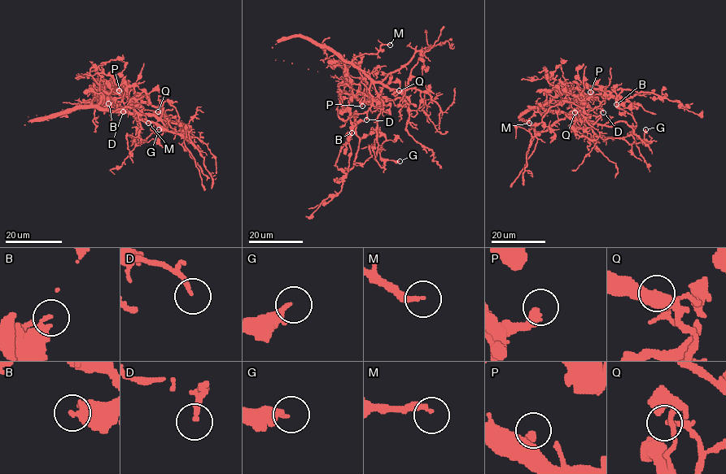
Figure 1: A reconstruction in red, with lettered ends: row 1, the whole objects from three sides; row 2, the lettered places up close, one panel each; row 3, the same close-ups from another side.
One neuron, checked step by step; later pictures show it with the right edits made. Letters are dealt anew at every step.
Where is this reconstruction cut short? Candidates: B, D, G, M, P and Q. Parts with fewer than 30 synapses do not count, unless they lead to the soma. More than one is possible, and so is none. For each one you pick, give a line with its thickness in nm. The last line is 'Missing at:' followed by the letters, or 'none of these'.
D: Thickness 180 nm
M: Thickness 240 nm
P: Thickness 320 nm
Missing at: D, M, P

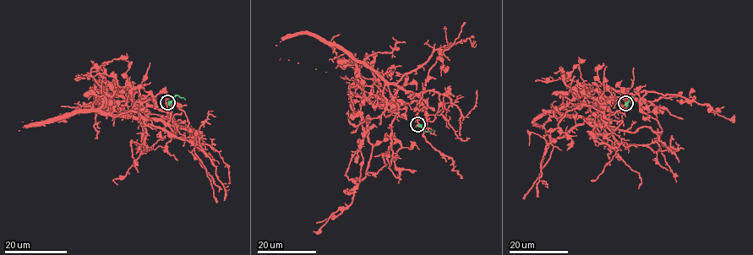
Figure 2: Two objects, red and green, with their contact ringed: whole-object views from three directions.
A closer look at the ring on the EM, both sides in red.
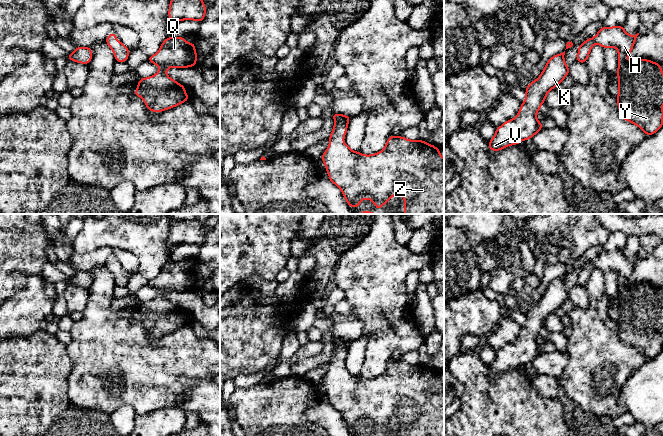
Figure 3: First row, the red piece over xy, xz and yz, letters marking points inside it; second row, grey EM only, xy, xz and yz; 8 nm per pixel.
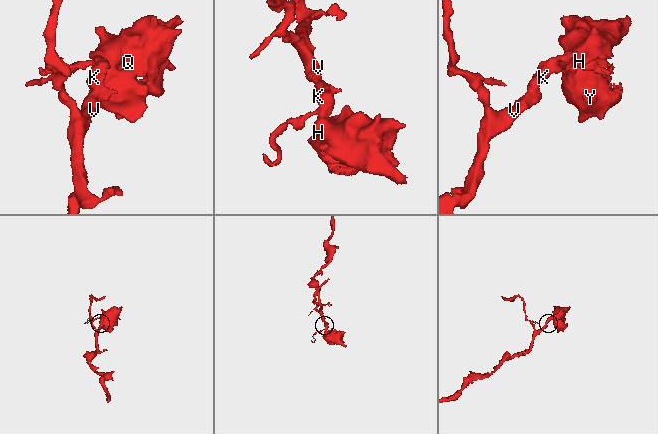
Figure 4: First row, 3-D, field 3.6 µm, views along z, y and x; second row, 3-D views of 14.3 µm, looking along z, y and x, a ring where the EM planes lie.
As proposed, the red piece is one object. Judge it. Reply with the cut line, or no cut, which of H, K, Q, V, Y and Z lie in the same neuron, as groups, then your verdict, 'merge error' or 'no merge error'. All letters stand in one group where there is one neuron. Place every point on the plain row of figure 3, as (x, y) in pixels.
cut none; groups H K Q V Y Z; no merge error

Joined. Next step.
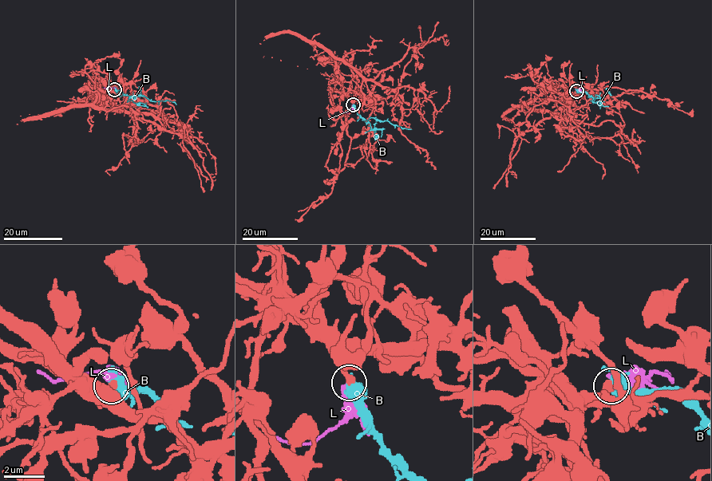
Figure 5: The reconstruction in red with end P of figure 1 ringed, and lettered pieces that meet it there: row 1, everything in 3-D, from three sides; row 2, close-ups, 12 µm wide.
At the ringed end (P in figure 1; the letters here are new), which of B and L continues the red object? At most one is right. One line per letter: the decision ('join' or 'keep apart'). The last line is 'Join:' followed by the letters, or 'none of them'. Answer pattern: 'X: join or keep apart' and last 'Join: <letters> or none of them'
B: join
L: keep apart
Join: B

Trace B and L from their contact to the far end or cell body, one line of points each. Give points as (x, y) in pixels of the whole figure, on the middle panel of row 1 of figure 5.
B: (354, 104), (357, 113), (365, 120), (370, 117), (388, 120), (411, 129)
L: (354, 104), (350, 111), (342, 112)

